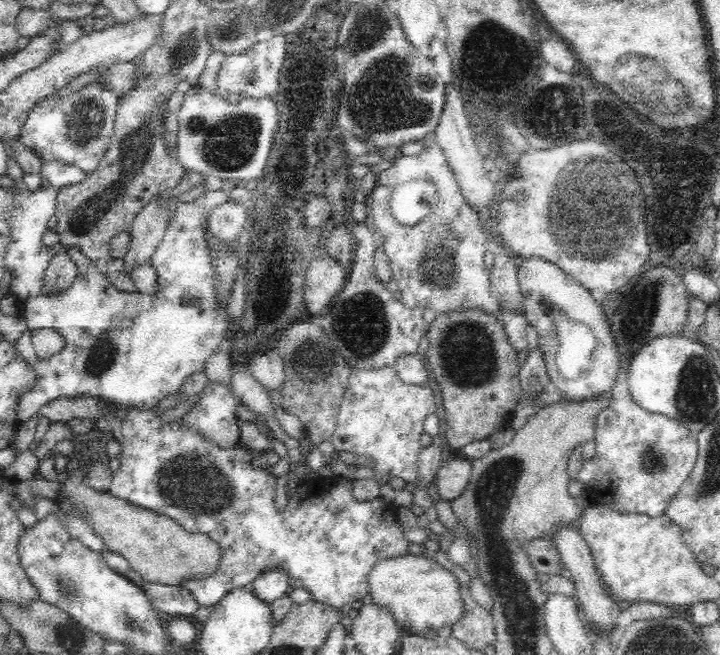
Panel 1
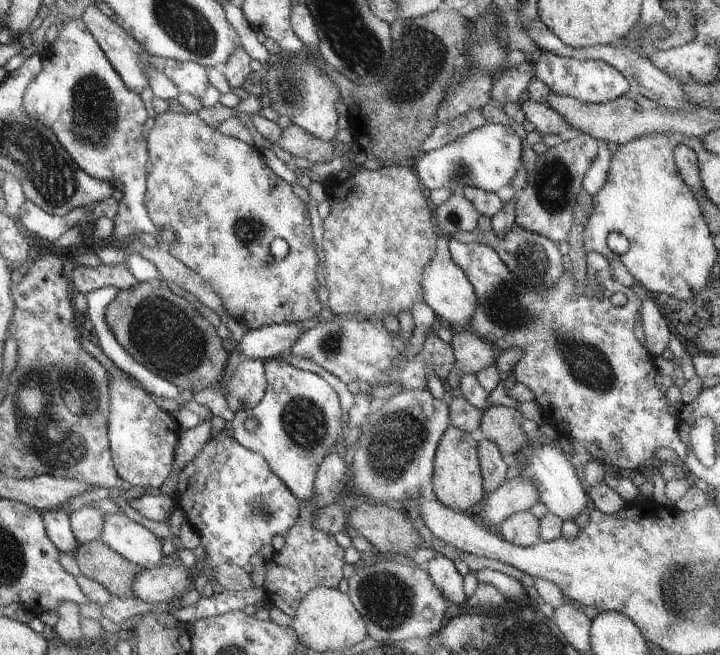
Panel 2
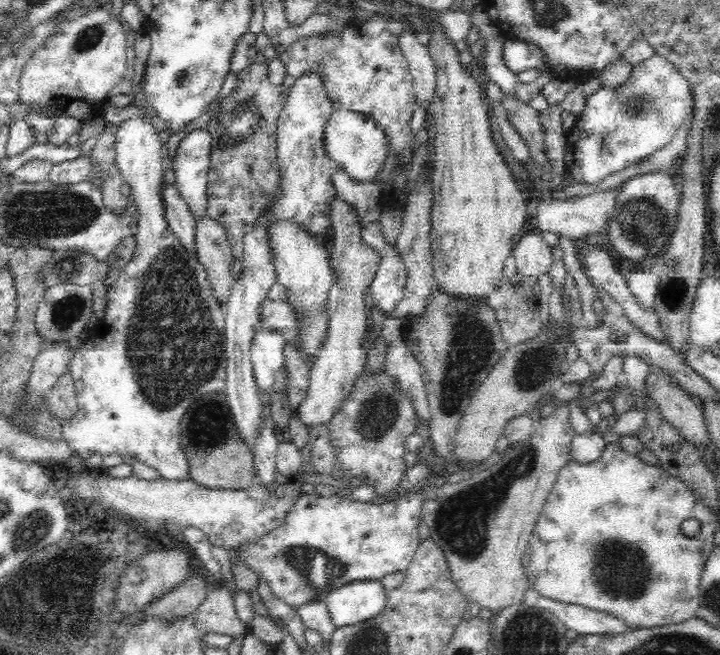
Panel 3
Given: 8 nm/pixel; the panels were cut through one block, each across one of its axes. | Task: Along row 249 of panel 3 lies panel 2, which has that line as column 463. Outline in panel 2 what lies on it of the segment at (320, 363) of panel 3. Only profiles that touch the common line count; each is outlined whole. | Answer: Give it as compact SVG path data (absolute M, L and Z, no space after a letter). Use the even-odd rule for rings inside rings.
M457 332L451 338L451 348L455 356L455 372L451 372L451 376L447 378L447 388L455 388L459 374L475 376L477 372L493 366L497 360L493 346L469 332Z

